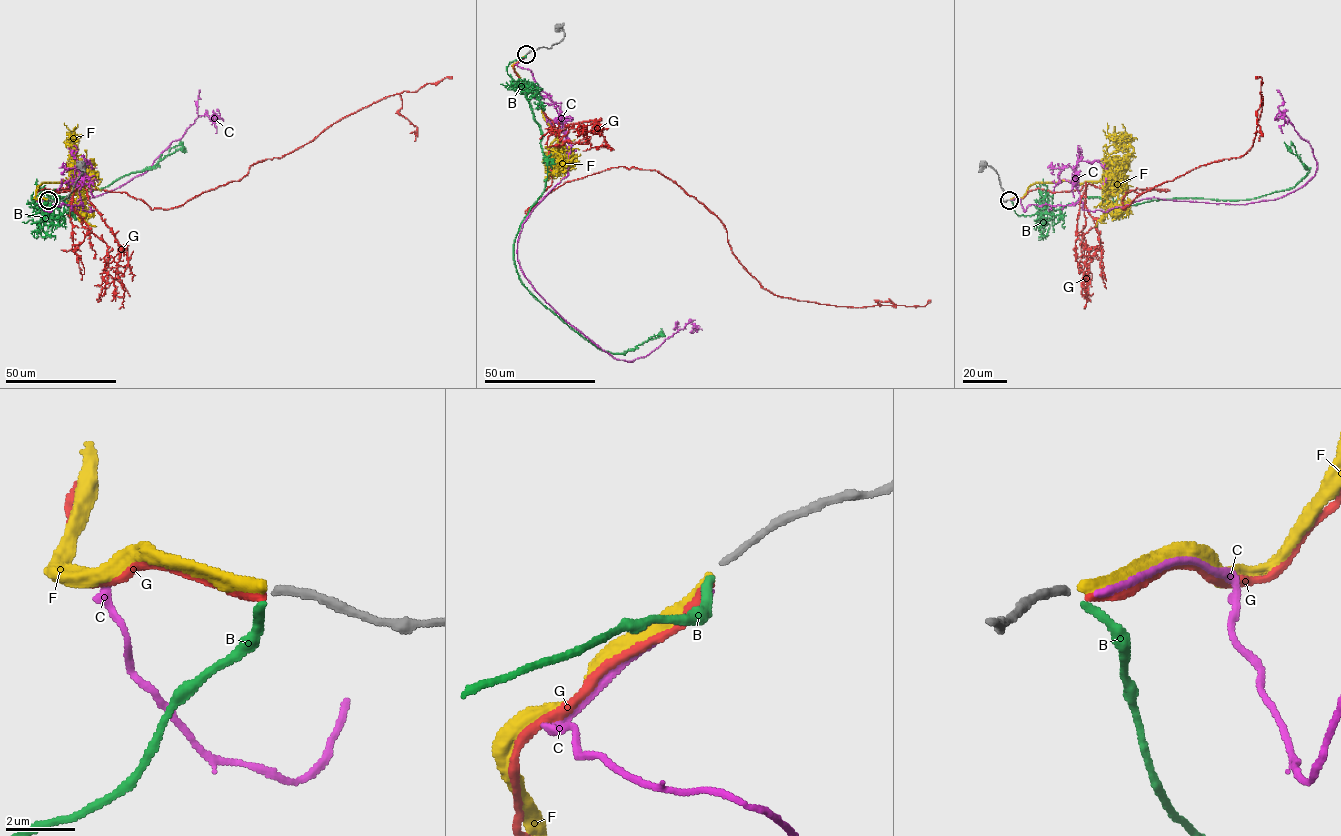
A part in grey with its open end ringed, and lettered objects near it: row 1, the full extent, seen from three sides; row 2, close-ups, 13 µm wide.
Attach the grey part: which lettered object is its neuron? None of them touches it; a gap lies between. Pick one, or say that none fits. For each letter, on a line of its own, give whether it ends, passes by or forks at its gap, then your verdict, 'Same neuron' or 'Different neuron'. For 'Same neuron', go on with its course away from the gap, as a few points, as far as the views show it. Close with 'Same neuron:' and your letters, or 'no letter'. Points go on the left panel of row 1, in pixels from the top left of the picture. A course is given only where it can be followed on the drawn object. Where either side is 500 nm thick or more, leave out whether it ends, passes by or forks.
B: It ends there. Same neuron. Its course: (48, 200), (28, 215), (62, 197), (68, 207), (36, 198), (101, 189), (152, 168), (183, 142)
C: It ends there. Different neuron
F: It ends there. Different neuron
G: It ends there. Different neuron
Same neuron: B

